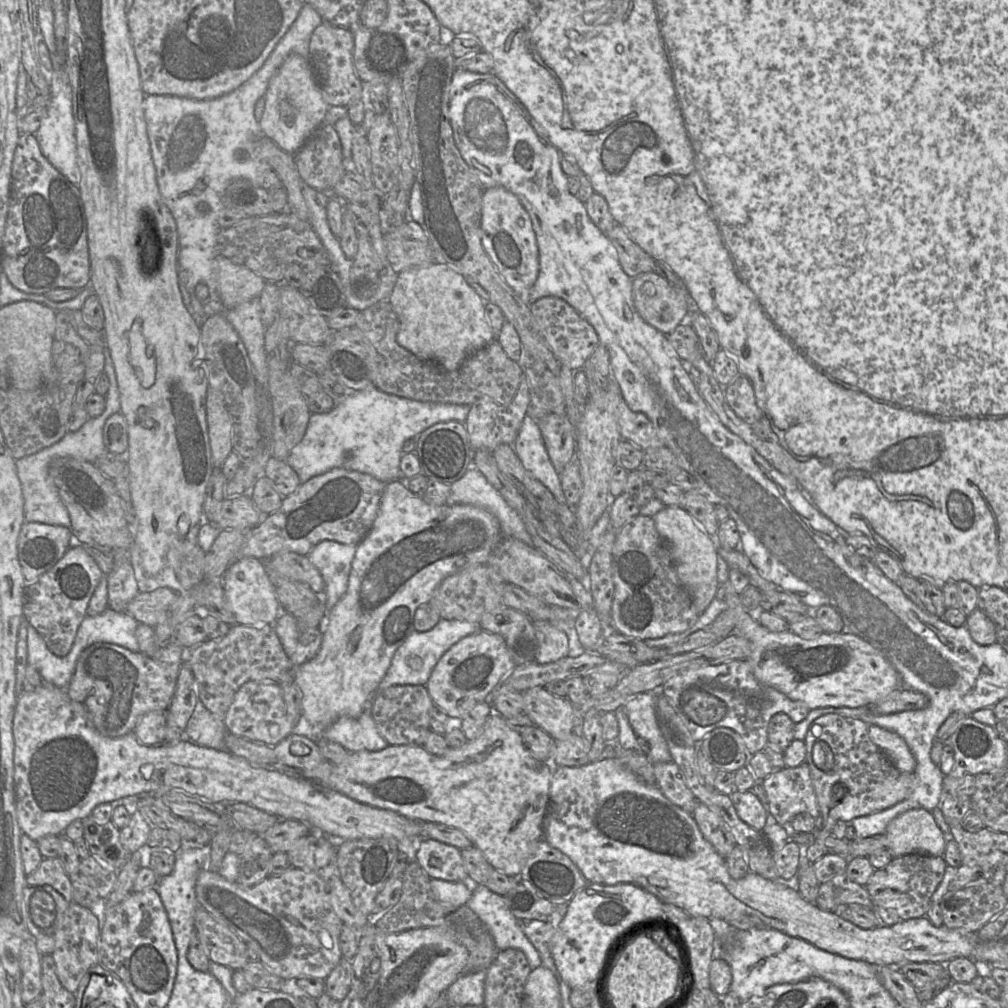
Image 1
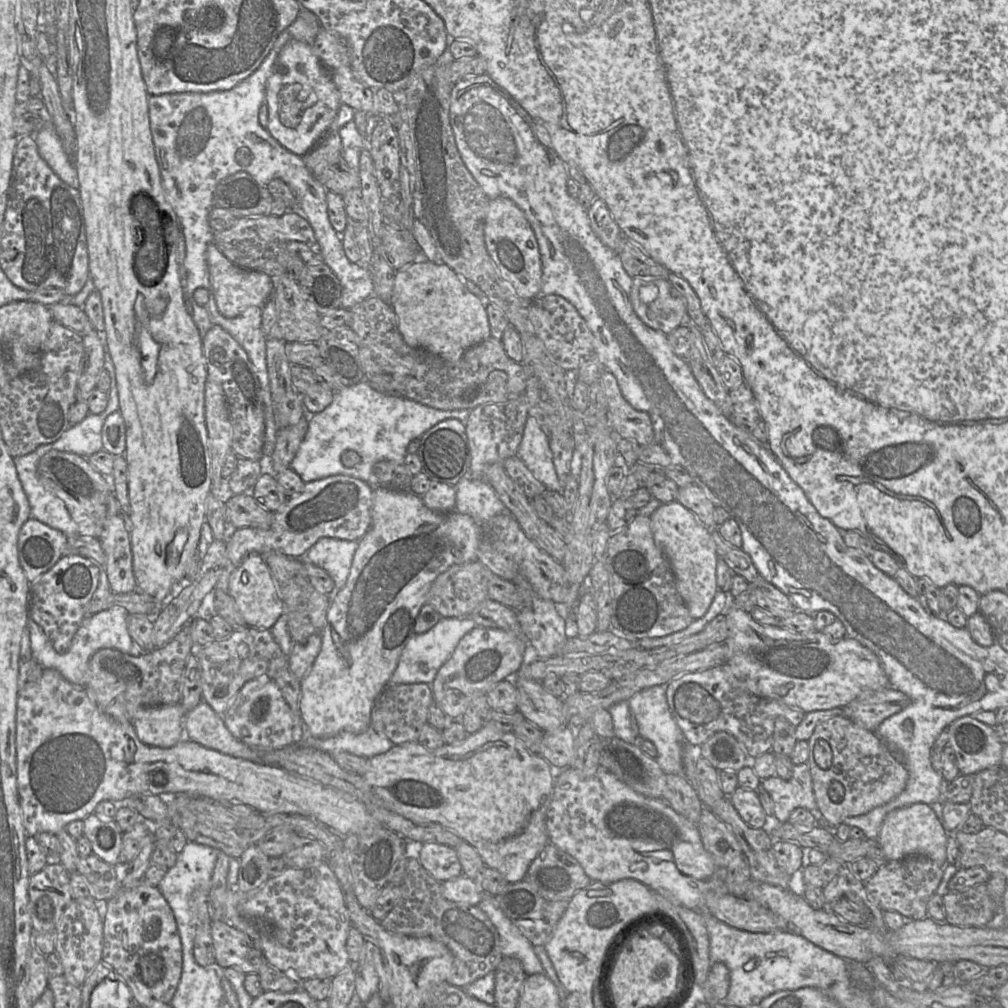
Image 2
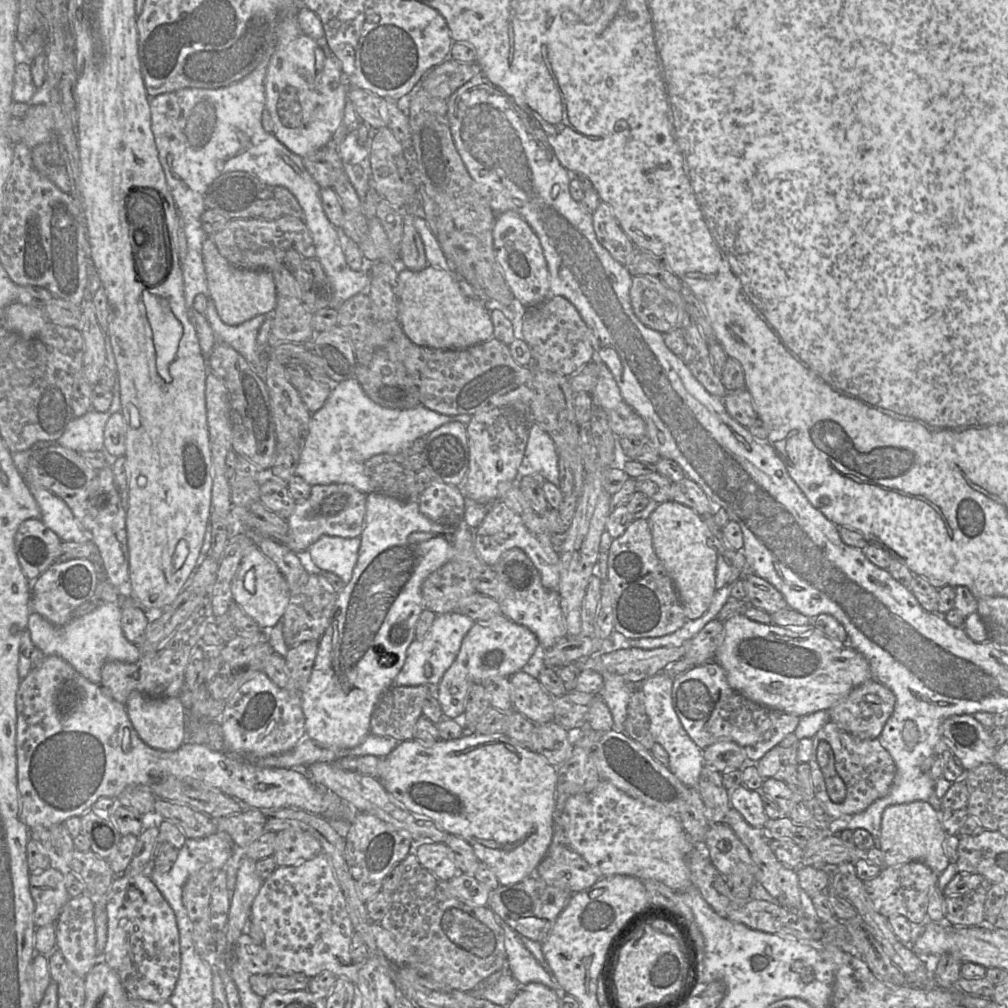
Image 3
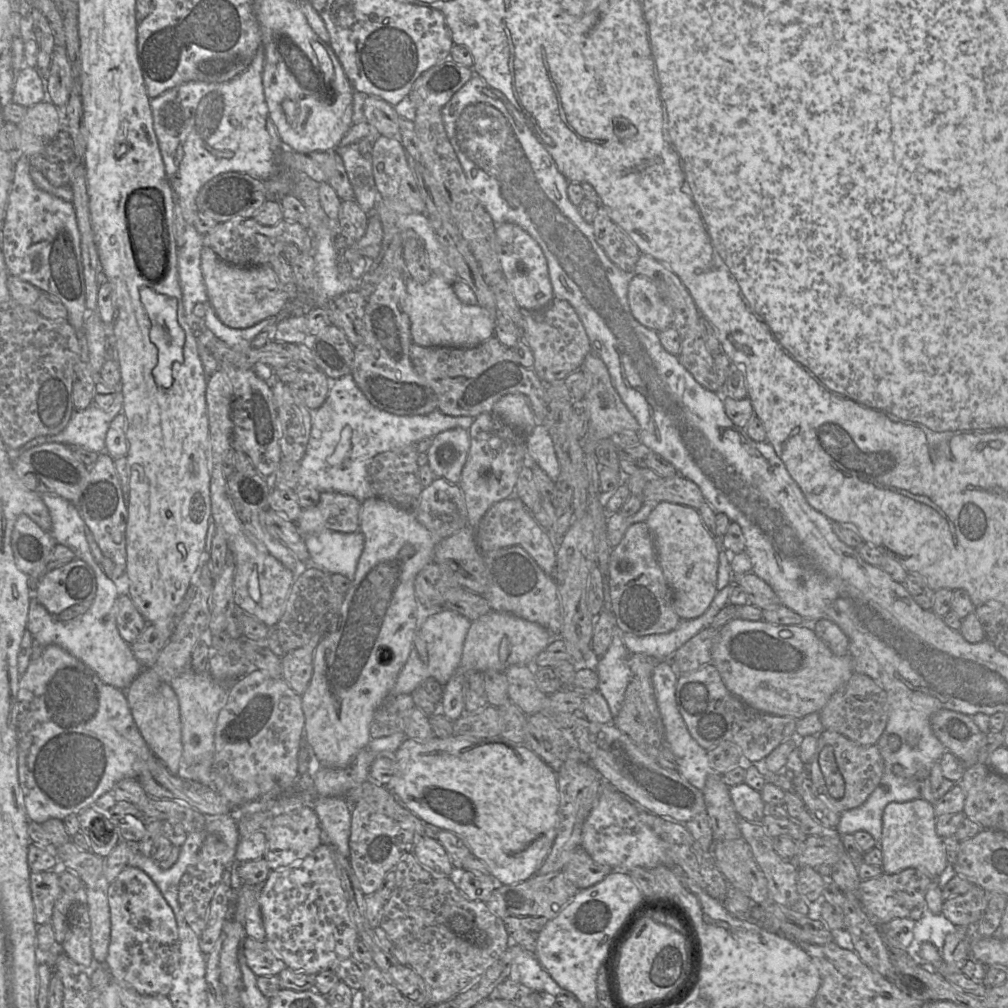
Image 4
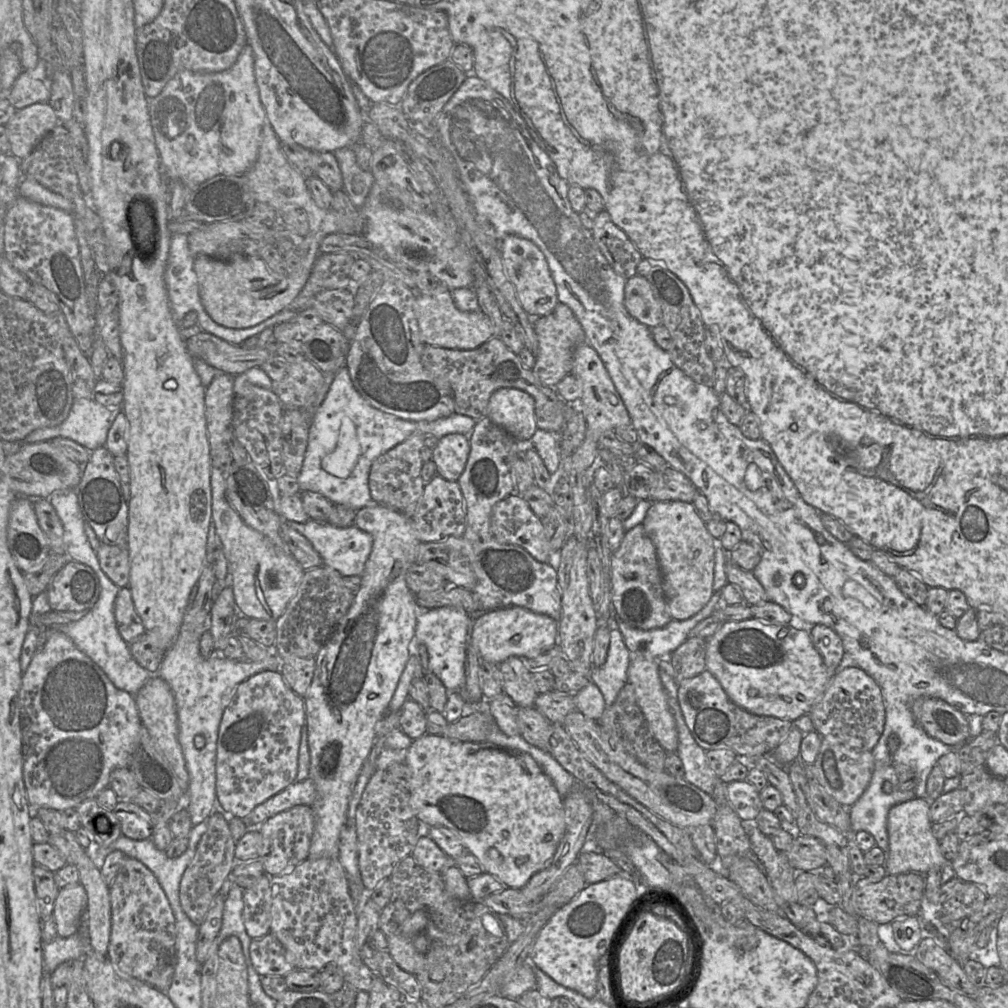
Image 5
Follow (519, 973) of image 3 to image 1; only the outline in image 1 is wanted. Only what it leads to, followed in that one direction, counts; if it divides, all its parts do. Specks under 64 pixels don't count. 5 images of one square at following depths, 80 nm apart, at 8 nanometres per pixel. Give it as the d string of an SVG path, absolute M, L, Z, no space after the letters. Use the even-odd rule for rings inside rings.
M473 885L472 896L466 904L489 931L499 951L508 948L521 950L531 967L542 965L542 959L509 910L506 899L485 885Z

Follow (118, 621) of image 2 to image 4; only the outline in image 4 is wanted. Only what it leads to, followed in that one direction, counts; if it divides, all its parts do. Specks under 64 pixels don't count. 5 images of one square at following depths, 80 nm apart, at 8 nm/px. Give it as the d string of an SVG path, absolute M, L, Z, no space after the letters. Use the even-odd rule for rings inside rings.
M98 569L93 571L97 590L90 608L82 616L70 621L60 621L33 595L29 605L27 630L43 646L56 644L65 649L91 668L103 683L126 691L144 668L135 658L131 644L122 639L117 628L116 604L120 595L120 586L117 586L104 571Z

